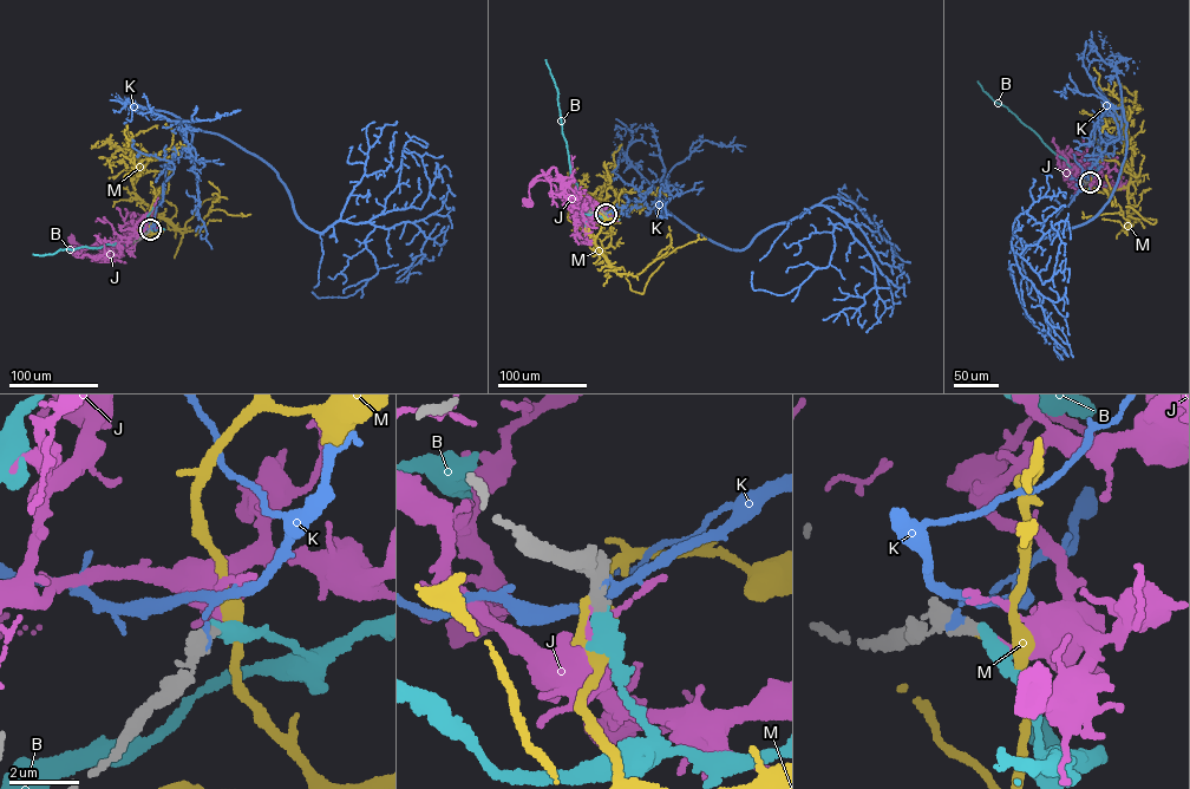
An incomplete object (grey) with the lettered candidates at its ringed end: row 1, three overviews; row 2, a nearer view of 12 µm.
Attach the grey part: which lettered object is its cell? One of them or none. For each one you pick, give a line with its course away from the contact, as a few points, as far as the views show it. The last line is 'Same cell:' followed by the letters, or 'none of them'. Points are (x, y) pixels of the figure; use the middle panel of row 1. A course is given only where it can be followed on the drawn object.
B: it runs (606, 214), (605, 219), (588, 214), (575, 200), (576, 186), (570, 176), (557, 91), (546, 59)
Same cell: B

